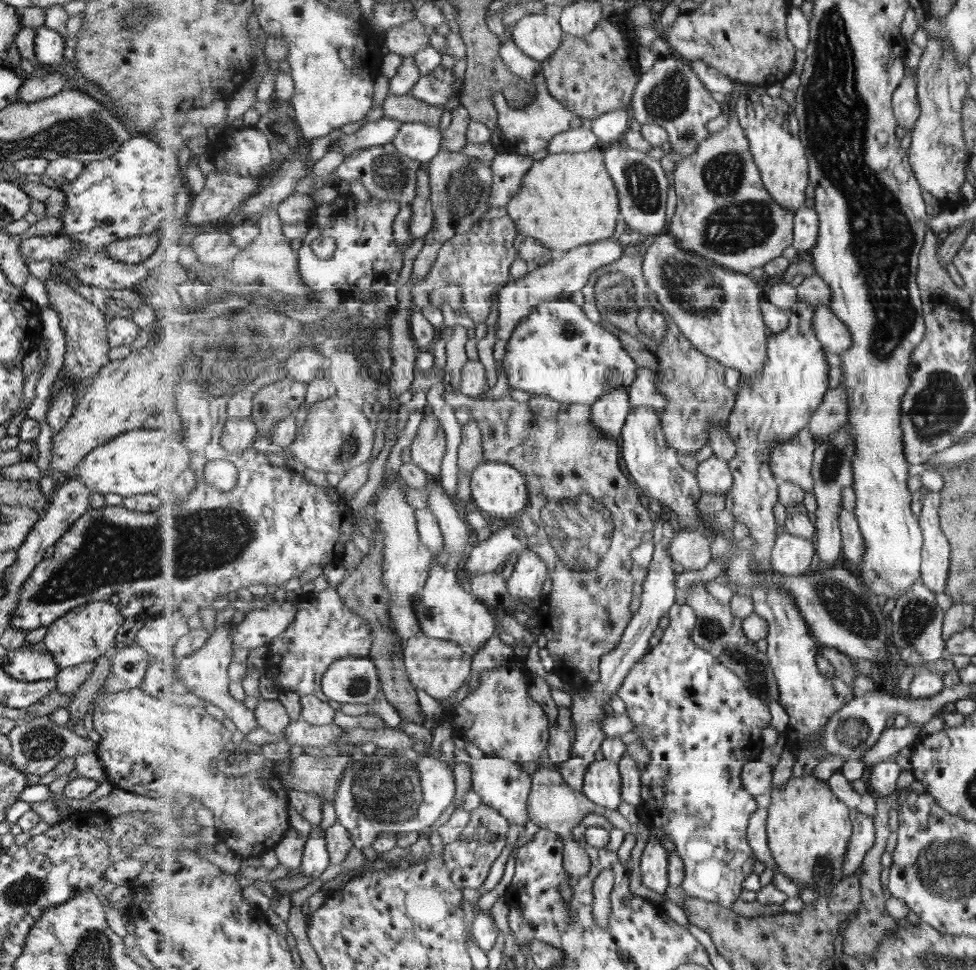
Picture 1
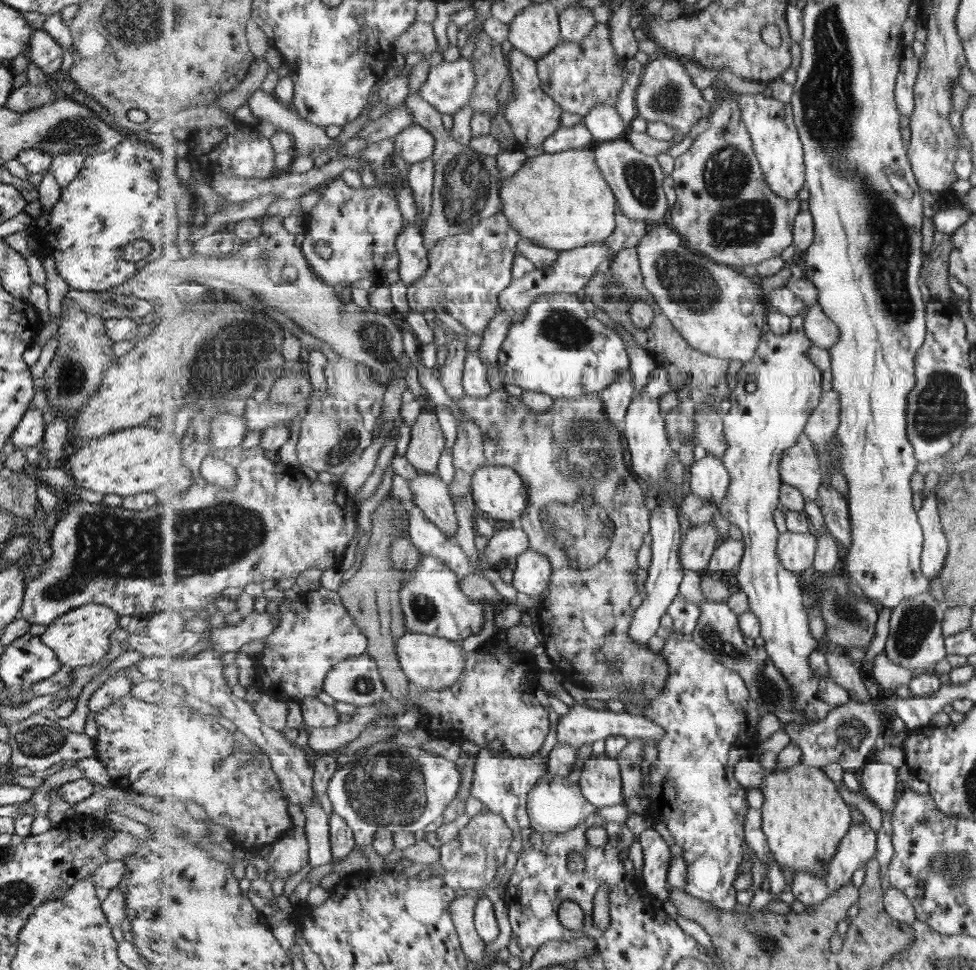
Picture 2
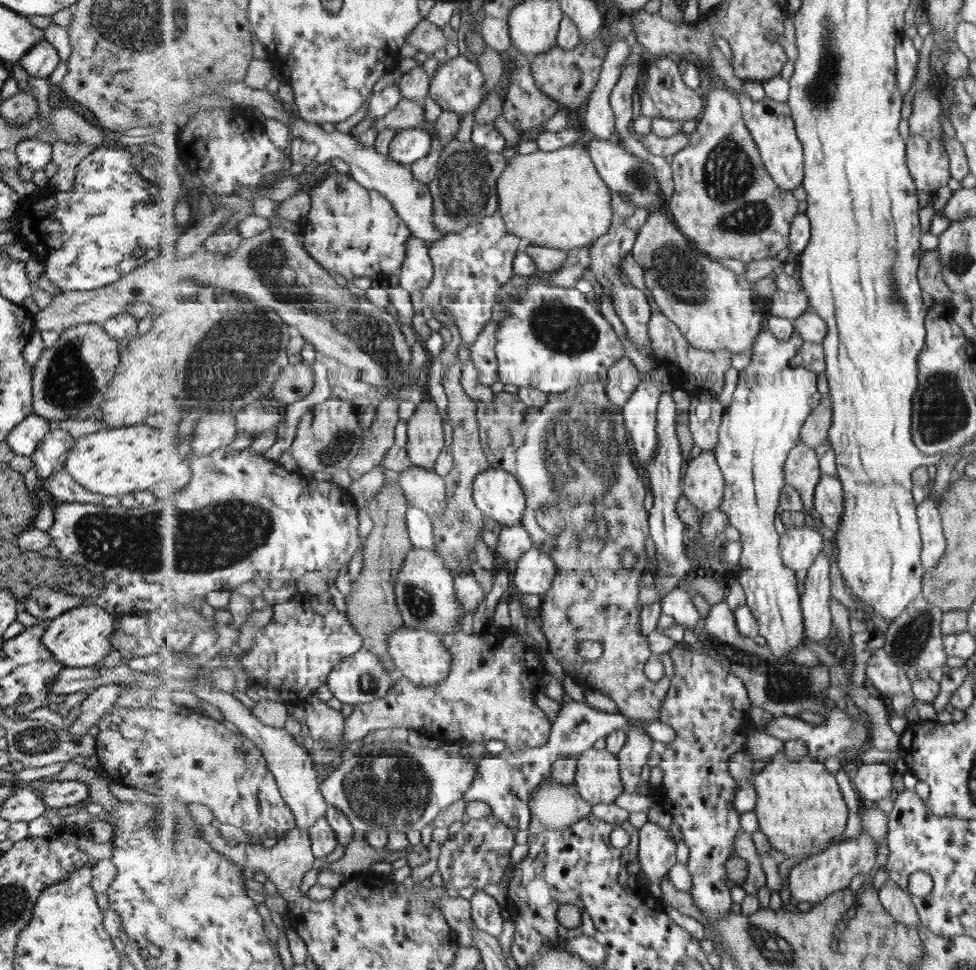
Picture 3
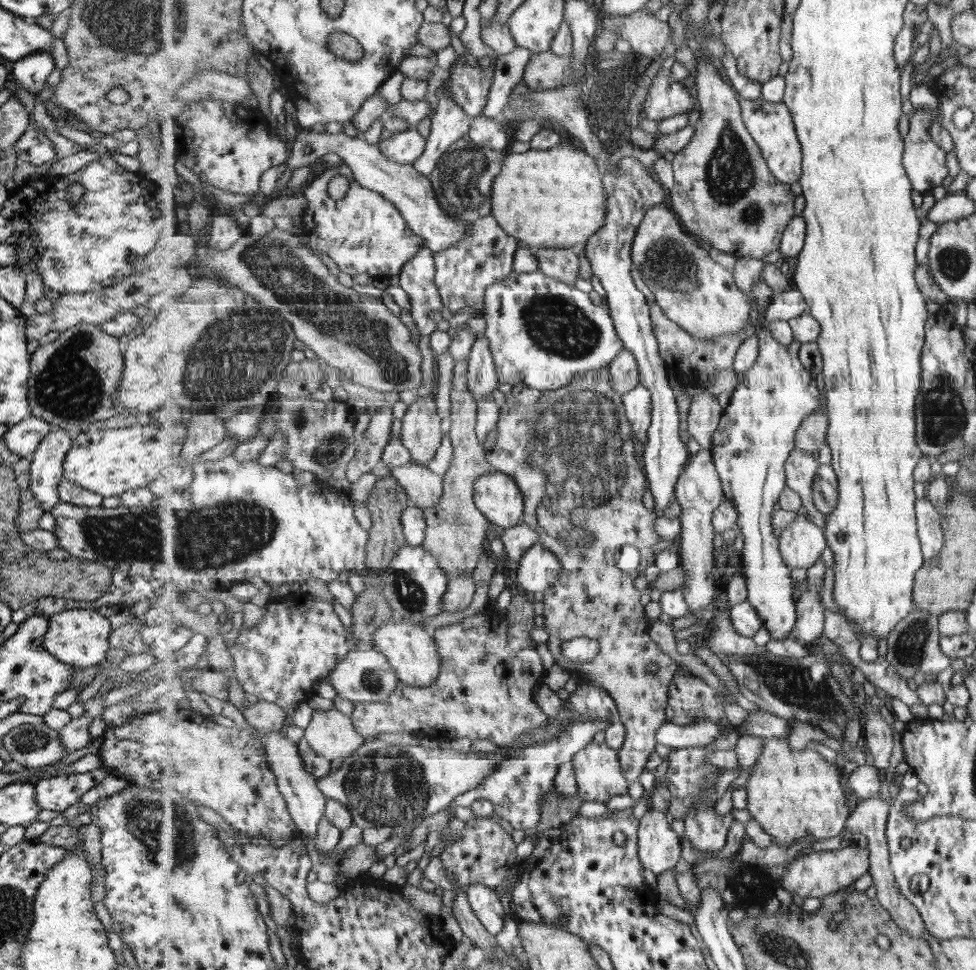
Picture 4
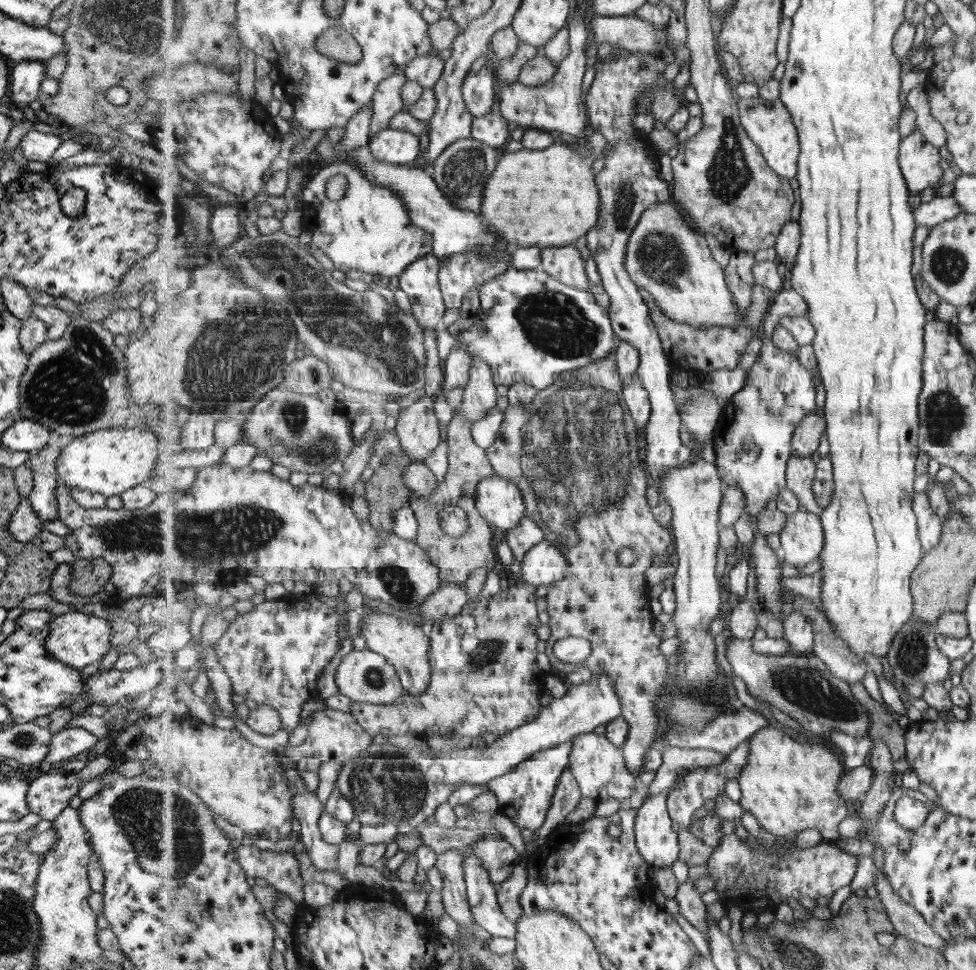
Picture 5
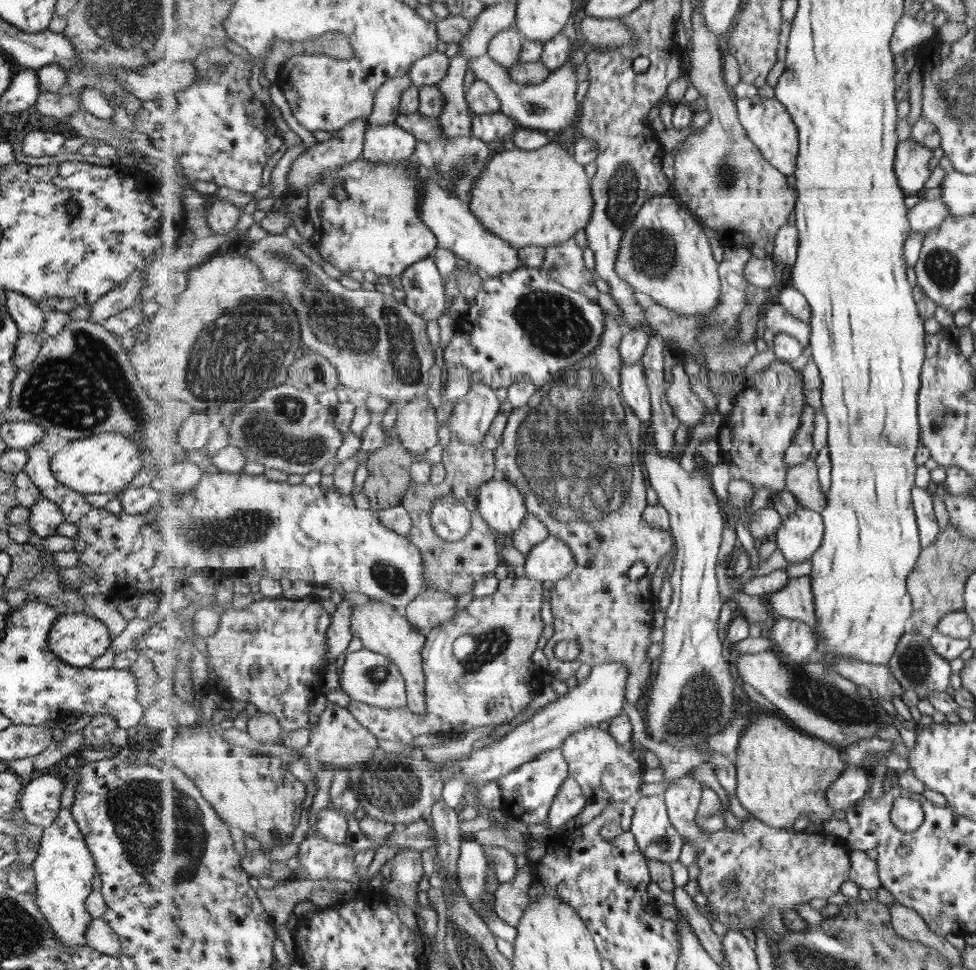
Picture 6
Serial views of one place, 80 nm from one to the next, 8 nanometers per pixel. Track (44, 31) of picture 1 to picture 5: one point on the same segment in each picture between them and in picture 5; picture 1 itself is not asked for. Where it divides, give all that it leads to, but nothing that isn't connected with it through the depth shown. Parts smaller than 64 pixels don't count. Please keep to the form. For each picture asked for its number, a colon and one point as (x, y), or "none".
2: (43, 51)
3: (38, 62)
4: (29, 73)
5: (25, 77)

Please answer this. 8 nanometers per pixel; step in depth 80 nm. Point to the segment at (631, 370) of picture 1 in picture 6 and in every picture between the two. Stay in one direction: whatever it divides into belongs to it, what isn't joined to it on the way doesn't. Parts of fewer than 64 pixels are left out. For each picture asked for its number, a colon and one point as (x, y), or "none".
2: (558, 349)
3: (553, 340)
4: (544, 333)
5: (530, 327)
6: (524, 325)

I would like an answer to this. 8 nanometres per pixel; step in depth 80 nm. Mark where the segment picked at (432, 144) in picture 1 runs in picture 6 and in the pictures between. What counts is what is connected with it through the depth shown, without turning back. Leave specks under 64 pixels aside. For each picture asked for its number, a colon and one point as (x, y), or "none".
2: (416, 143)
3: (409, 145)
4: (406, 147)
5: (401, 147)
6: (384, 143)

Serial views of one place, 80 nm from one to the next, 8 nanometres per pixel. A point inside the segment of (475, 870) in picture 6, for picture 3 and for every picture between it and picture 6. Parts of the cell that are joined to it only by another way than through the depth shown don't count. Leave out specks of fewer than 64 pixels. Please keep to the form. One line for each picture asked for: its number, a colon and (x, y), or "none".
3: (485, 912)
4: (486, 903)
5: (482, 893)

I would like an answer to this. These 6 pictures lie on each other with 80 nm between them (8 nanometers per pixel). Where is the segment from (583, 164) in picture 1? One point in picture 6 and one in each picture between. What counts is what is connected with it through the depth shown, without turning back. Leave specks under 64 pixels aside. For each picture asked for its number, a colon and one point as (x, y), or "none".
2: (562, 201)
3: (558, 200)
4: (555, 198)
5: (549, 198)
6: (543, 197)

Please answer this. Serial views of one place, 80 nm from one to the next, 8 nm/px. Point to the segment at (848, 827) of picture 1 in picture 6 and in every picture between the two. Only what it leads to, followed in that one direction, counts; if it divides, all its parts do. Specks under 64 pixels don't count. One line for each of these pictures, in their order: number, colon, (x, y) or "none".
2: (805, 818)
3: (800, 808)
4: (792, 794)
5: (789, 786)
6: (782, 773)

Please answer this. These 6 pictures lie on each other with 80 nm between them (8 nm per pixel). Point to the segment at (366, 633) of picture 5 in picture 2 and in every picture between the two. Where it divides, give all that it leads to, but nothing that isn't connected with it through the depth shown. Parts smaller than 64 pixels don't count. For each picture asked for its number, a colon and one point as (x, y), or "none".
2: (429, 661)
3: (422, 657)
4: (412, 651)

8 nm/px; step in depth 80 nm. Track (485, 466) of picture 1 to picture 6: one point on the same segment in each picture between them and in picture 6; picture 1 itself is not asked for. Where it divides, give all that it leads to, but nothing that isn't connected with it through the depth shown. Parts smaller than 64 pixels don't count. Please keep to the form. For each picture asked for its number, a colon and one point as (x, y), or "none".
2: (498, 490)
3: (497, 492)
4: (496, 493)
5: (498, 499)
6: (501, 503)

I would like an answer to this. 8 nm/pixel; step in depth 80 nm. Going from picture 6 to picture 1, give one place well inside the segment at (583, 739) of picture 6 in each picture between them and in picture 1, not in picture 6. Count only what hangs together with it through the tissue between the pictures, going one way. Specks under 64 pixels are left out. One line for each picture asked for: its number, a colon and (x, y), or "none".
1: (603, 782)
2: (601, 780)
3: (599, 780)
4: (599, 773)
5: (599, 766)

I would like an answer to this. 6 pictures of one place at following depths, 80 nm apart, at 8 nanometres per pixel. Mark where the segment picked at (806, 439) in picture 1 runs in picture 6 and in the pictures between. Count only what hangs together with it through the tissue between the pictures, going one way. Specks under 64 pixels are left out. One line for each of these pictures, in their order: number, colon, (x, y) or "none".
2: (801, 467)
3: (803, 471)
4: (802, 469)
5: (801, 471)
6: (803, 480)

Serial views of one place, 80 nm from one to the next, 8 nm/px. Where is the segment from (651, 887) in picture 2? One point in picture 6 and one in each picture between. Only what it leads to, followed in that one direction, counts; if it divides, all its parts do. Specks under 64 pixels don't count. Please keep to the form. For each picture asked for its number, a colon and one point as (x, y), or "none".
3: (657, 855)
4: (659, 848)
5: (656, 837)
6: (658, 839)

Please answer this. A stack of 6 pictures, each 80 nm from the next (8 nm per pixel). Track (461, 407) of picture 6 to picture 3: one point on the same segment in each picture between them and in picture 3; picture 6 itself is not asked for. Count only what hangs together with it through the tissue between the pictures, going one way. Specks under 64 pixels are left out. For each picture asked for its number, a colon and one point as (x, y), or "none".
3: (483, 355)
4: (482, 374)
5: (480, 395)

